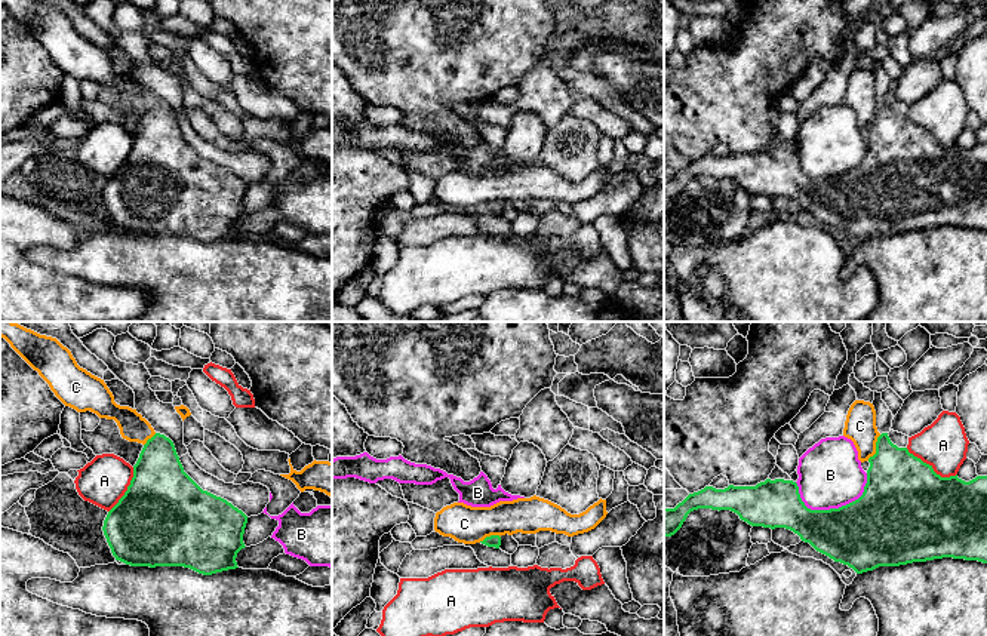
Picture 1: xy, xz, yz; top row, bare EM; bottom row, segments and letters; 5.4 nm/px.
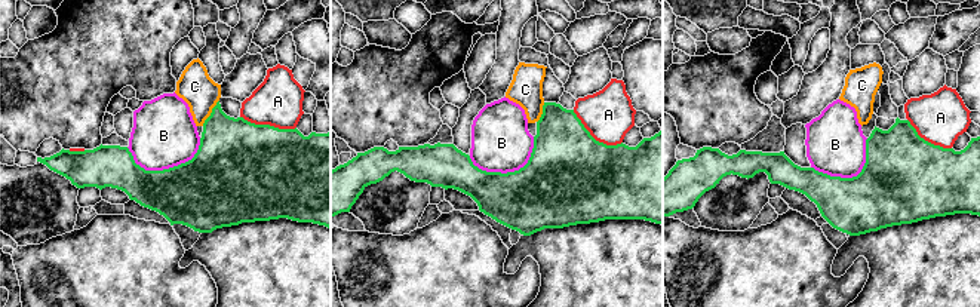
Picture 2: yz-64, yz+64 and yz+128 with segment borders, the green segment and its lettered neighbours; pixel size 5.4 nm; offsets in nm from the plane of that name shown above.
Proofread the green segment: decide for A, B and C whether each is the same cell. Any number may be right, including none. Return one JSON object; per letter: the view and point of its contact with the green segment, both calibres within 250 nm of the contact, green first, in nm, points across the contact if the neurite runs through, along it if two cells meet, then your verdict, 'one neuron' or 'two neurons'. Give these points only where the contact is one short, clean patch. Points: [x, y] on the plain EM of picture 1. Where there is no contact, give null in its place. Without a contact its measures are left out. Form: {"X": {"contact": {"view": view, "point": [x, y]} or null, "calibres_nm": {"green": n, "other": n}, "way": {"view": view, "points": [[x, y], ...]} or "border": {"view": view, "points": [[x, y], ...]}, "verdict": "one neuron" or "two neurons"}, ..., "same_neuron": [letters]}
{"A": {"contact": {"view": "yz", "point": [931, 135]}, "calibres_nm": {"green": 480, "other": 260}, "verdict": "two neurons"}, "B": {"contact": {"view": "yz", "point": [832, 177]}, "calibres_nm": {"green": 380, "other": 340}, "verdict": "two neurons"}, "C": {"contact": {"view": "yz", "point": [876, 116]}, "calibres_nm": {"green": 380, "other": 170}, "border": {"view": "yz", "points": [[881, 103], [876, 110], [876, 119], [867, 128]]}, "verdict": "two neurons"}, "same_neuron": []}

